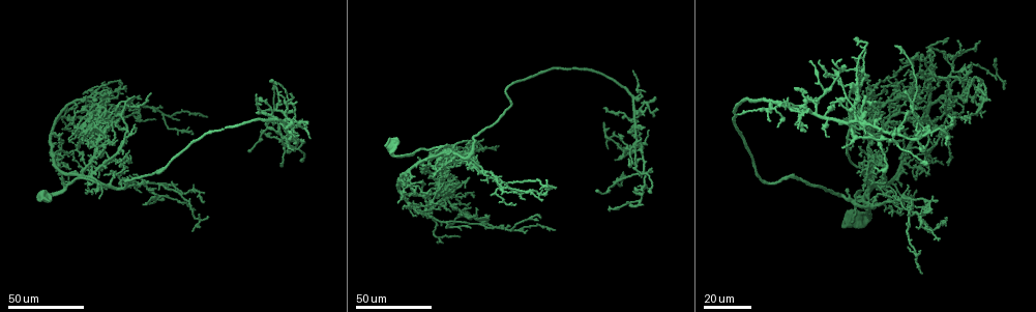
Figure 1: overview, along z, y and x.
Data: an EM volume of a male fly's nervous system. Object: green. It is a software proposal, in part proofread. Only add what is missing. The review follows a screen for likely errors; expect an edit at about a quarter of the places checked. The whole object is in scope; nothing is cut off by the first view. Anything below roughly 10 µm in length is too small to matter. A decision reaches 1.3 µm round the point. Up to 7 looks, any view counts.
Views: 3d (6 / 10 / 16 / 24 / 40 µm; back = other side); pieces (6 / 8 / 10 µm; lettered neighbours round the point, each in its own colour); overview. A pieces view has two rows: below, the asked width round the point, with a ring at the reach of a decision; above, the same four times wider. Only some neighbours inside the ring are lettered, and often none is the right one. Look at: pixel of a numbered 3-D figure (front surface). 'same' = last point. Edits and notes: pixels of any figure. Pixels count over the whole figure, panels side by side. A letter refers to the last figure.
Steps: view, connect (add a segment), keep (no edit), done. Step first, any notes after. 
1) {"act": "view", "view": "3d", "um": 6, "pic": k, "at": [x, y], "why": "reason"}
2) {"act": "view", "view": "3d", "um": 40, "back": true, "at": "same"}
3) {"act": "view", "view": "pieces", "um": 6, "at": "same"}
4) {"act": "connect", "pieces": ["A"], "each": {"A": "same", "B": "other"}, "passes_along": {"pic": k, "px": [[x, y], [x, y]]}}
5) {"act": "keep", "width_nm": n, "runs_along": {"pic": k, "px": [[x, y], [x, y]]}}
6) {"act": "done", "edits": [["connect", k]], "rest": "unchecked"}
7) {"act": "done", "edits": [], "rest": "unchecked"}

{"act": "view", "view": "3d", "um": 24, "pic": 1, "at": [647, 131], "why": "thin end"}

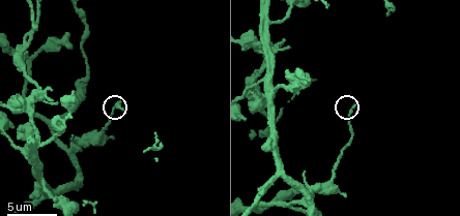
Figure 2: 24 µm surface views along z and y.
{"act": "view", "view": "pieces", "um": 6, "pic": 2, "at": [124, 108]}

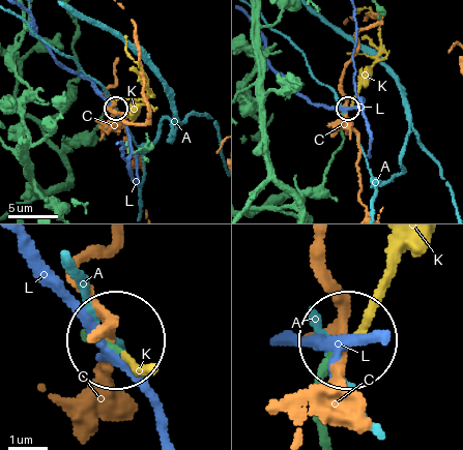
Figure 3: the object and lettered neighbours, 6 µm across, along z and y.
{"act": "connect", "pieces": ["K"], "each": {"A": "other", "C": "other", "K": "same", "L": "other"}, "found": "the neuron continues"}

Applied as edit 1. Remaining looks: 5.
{"act": "view", "view": "overview"}

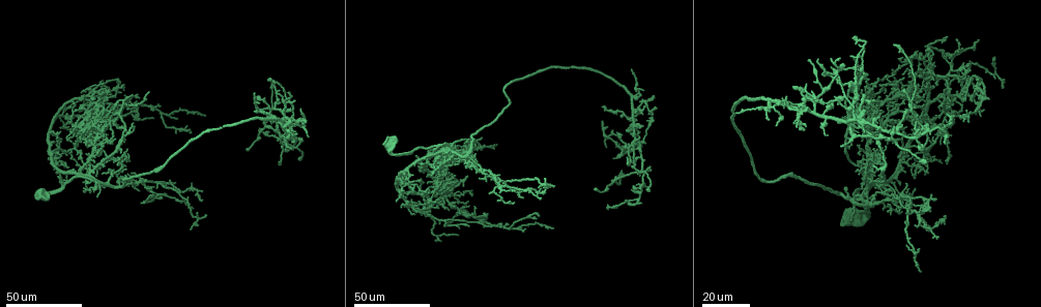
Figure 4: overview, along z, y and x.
{"act": "view", "view": "3d", "um": 24, "pic": 4, "at": [275, 87], "why": "free end"}

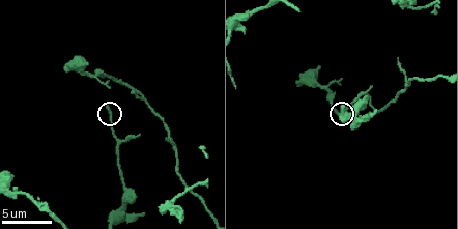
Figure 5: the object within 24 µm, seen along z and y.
{"act": "view", "view": "pieces", "um": 10, "pic": 5, "at": [109, 107]}

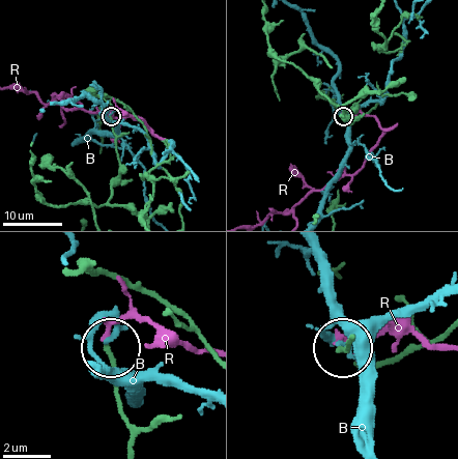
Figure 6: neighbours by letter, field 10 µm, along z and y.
{"act": "keep", "each": {"B": "other", "R": "other"}, "runs_along": {"pic": 6, "px": [[132, 447], [110, 347]]}, "found": "no lettered segment goes on from it"}

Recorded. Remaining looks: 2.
{"act": "view", "view": "3d", "um": 24, "pic": 4, "at": [893, 107], "why": "an open end"}

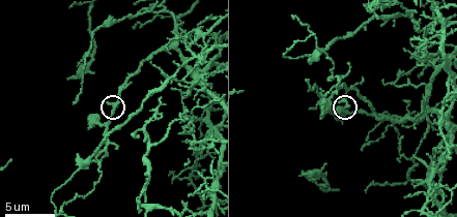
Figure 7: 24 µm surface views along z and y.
{"act": "view", "view": "pieces", "um": 8, "pic": 7, "at": [347, 106]}

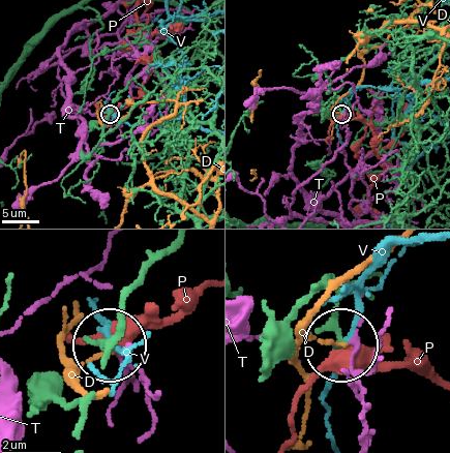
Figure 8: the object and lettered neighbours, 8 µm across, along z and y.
{"act": "keep", "width_nm": 170, "each": {"D": "other", "P": "other", "T": "other", "V": "other"}, "found": "no lettered segment goes on from it"}

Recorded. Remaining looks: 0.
{"act": "done", "edits": [["connect", 3]], "rest": "unchecked"}

